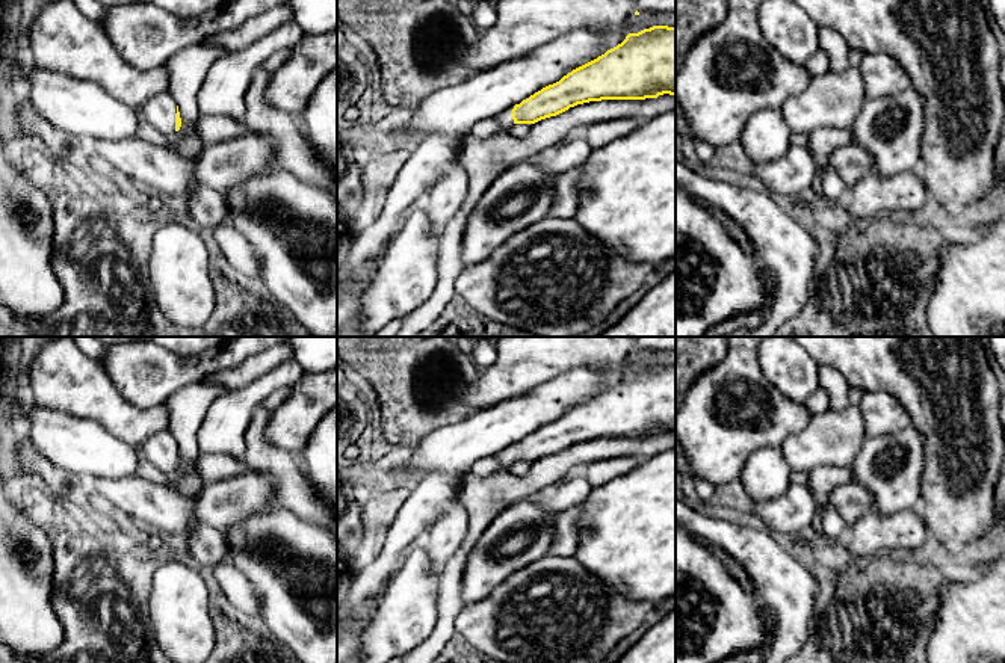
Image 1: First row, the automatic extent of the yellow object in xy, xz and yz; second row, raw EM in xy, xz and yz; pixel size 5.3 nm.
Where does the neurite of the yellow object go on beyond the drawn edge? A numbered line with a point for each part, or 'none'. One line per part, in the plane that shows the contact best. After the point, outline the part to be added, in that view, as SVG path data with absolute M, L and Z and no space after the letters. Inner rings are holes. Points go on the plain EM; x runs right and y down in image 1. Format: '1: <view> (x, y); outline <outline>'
1: xy (159, 449); outline M160 430L150 436L142 446L145 458L165 476L175 471L177 441L169 430Z

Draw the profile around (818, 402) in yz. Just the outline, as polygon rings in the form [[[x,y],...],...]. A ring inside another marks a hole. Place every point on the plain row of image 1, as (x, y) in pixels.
[[[818,387],[804,406],[812,417],[822,414],[830,408],[830,396],[822,387]]]

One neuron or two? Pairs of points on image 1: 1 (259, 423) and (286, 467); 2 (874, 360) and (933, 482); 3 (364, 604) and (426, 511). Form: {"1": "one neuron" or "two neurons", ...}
{"1": "one neuron", "2": "one neuron", "3": "one neuron"}

